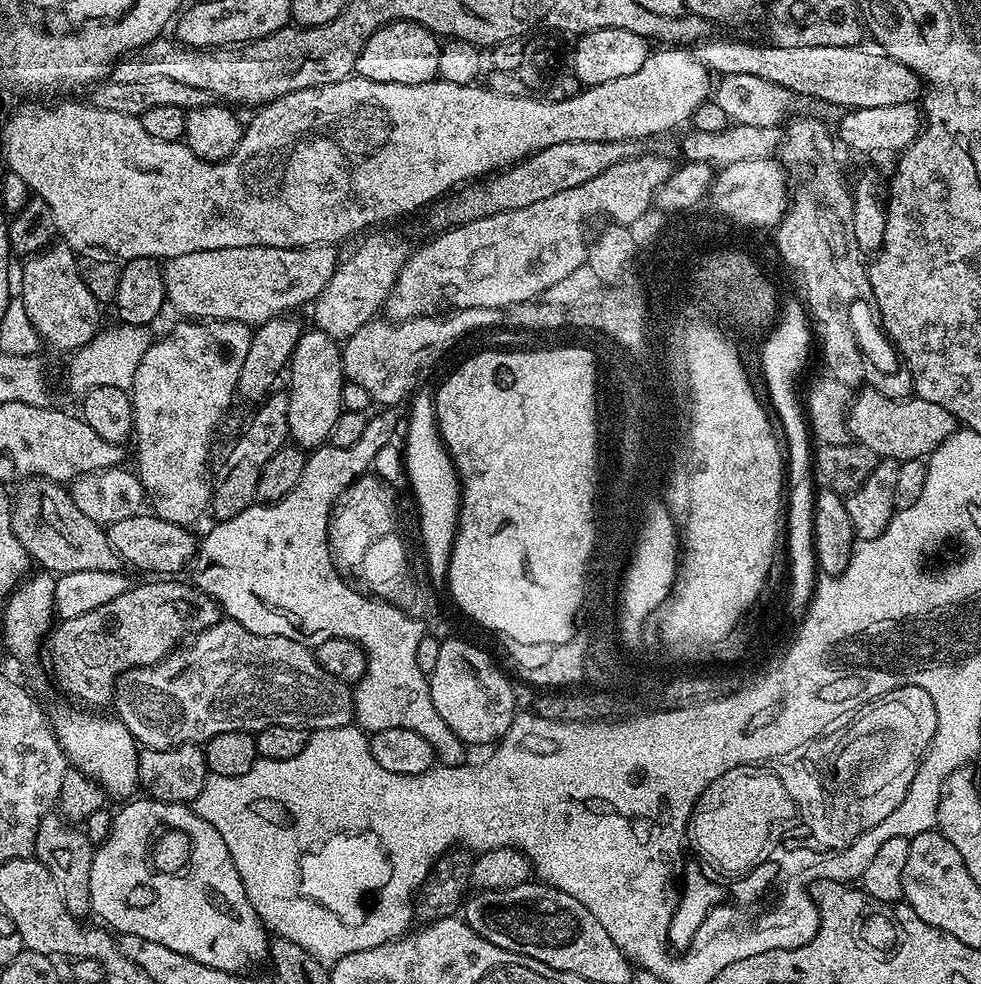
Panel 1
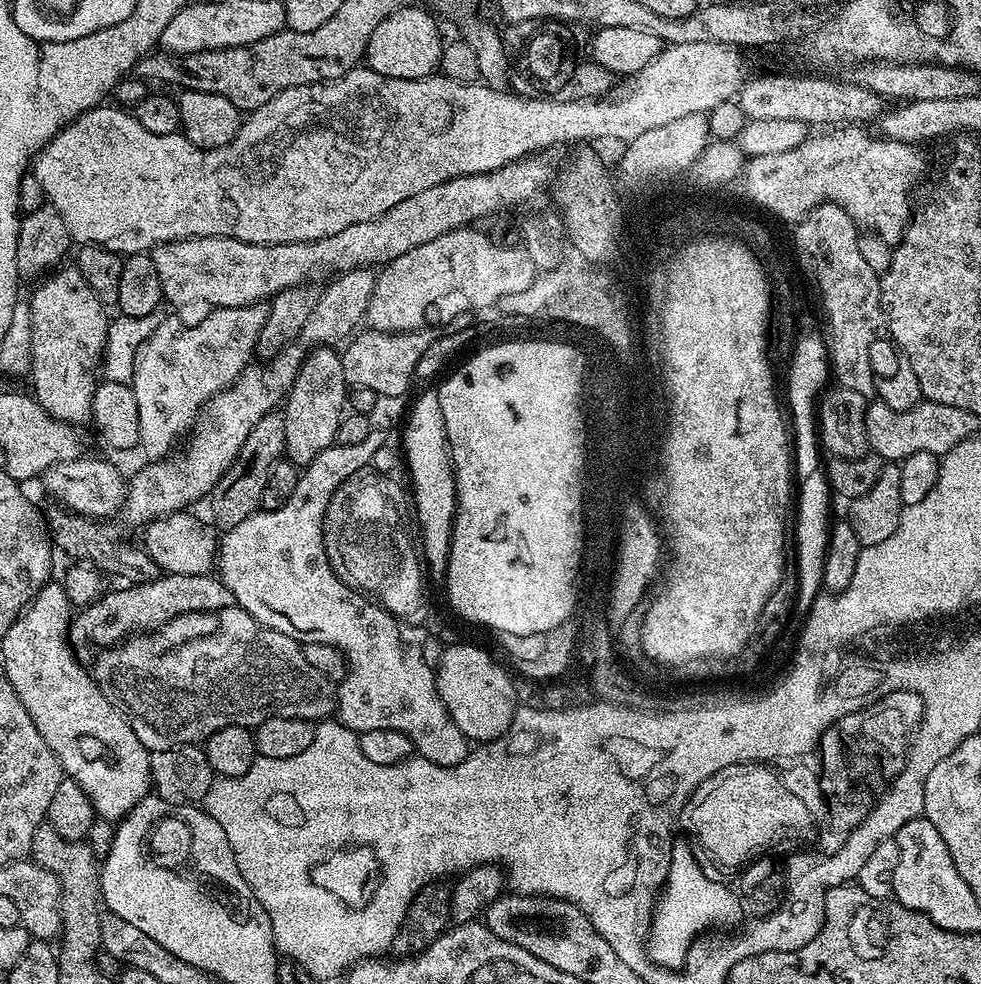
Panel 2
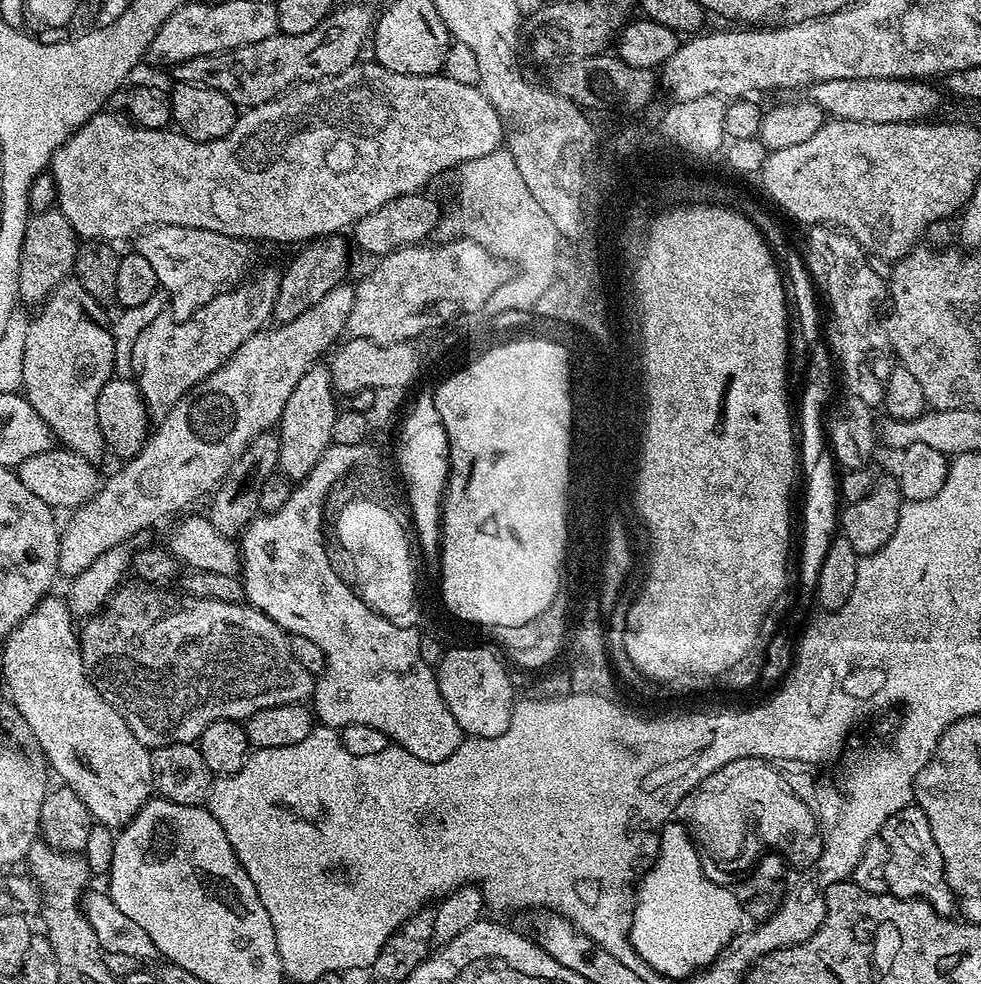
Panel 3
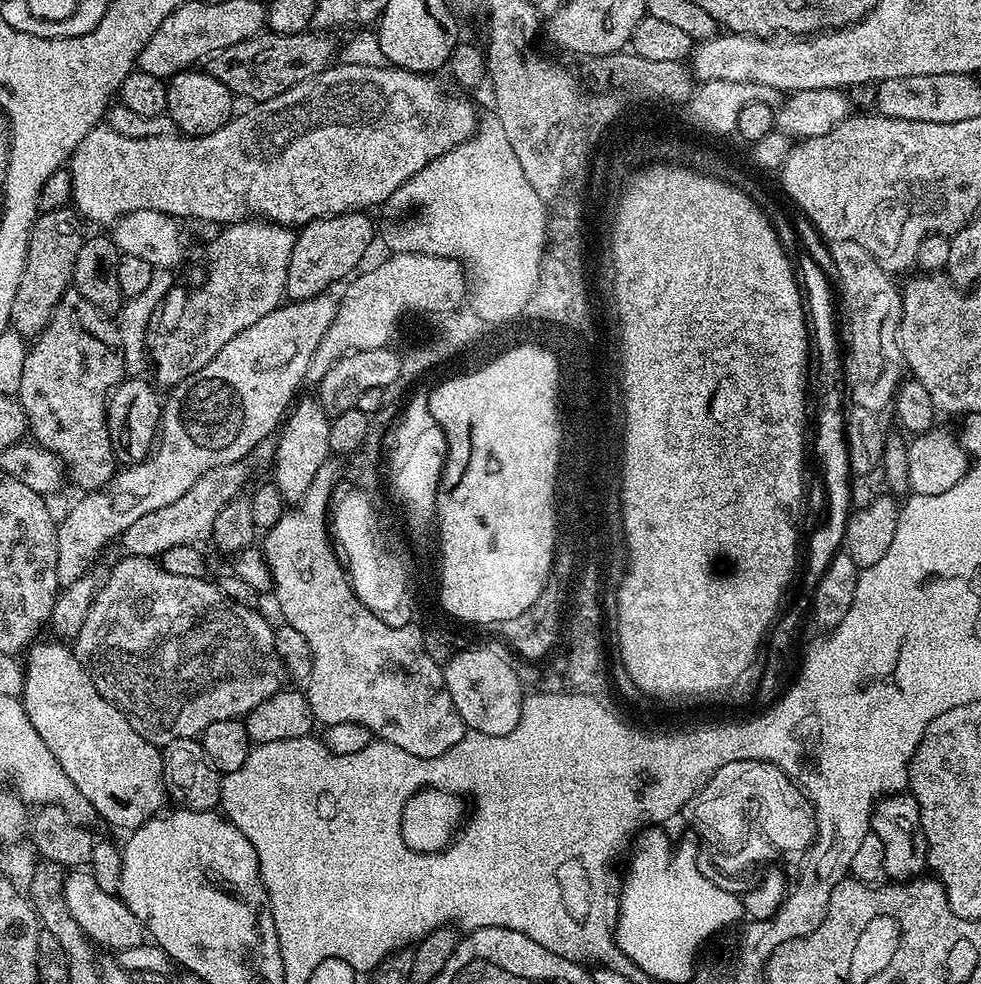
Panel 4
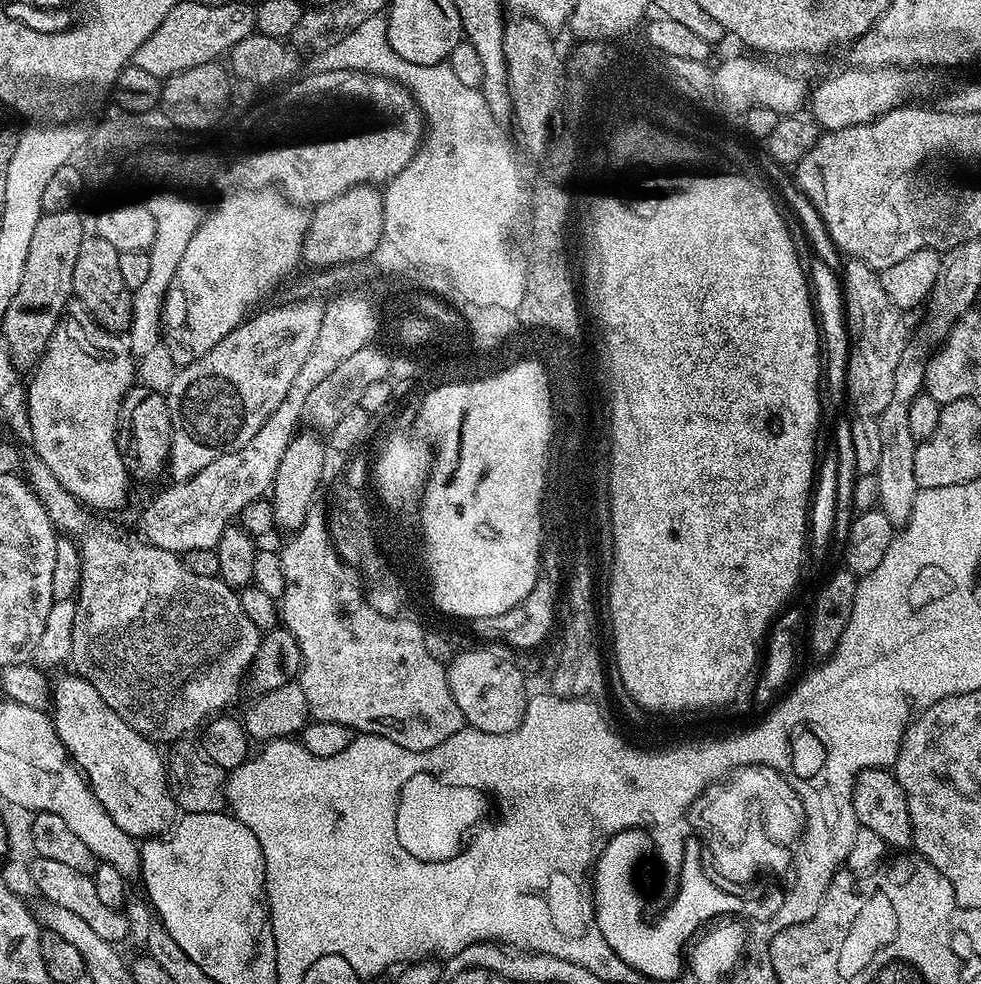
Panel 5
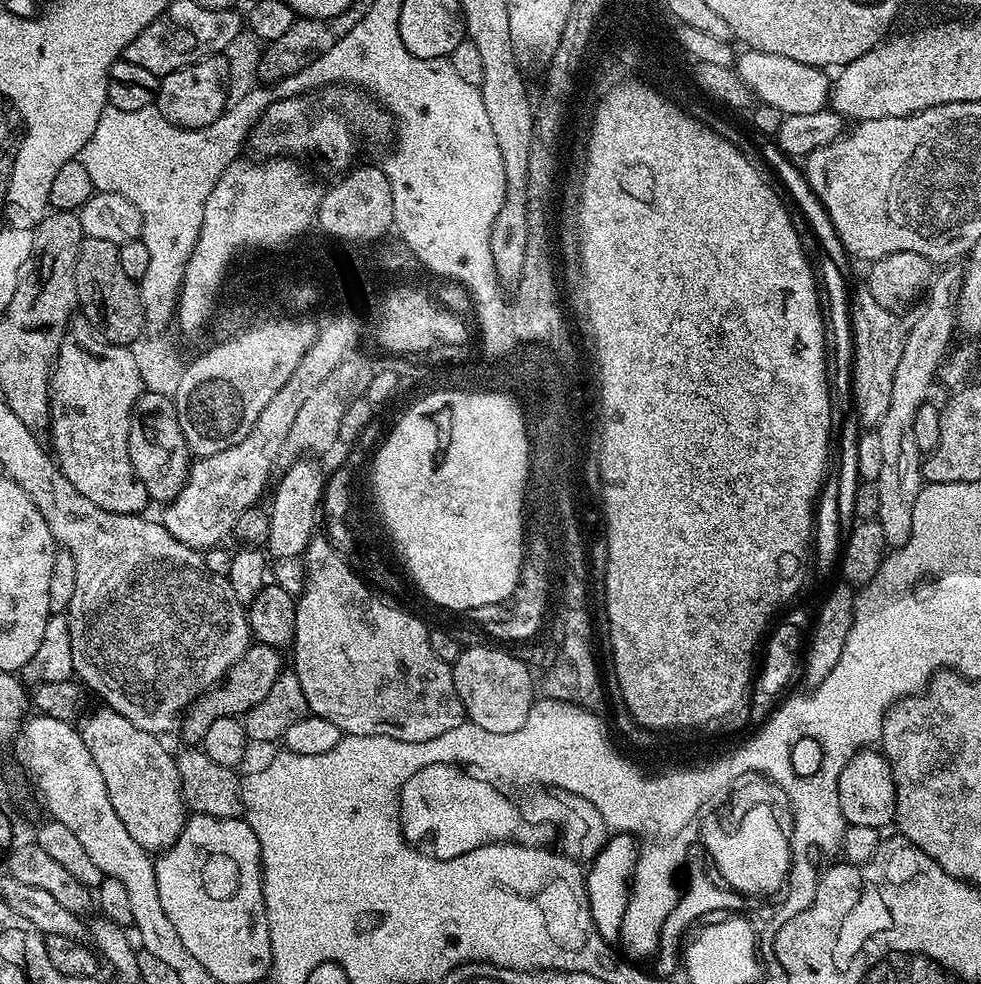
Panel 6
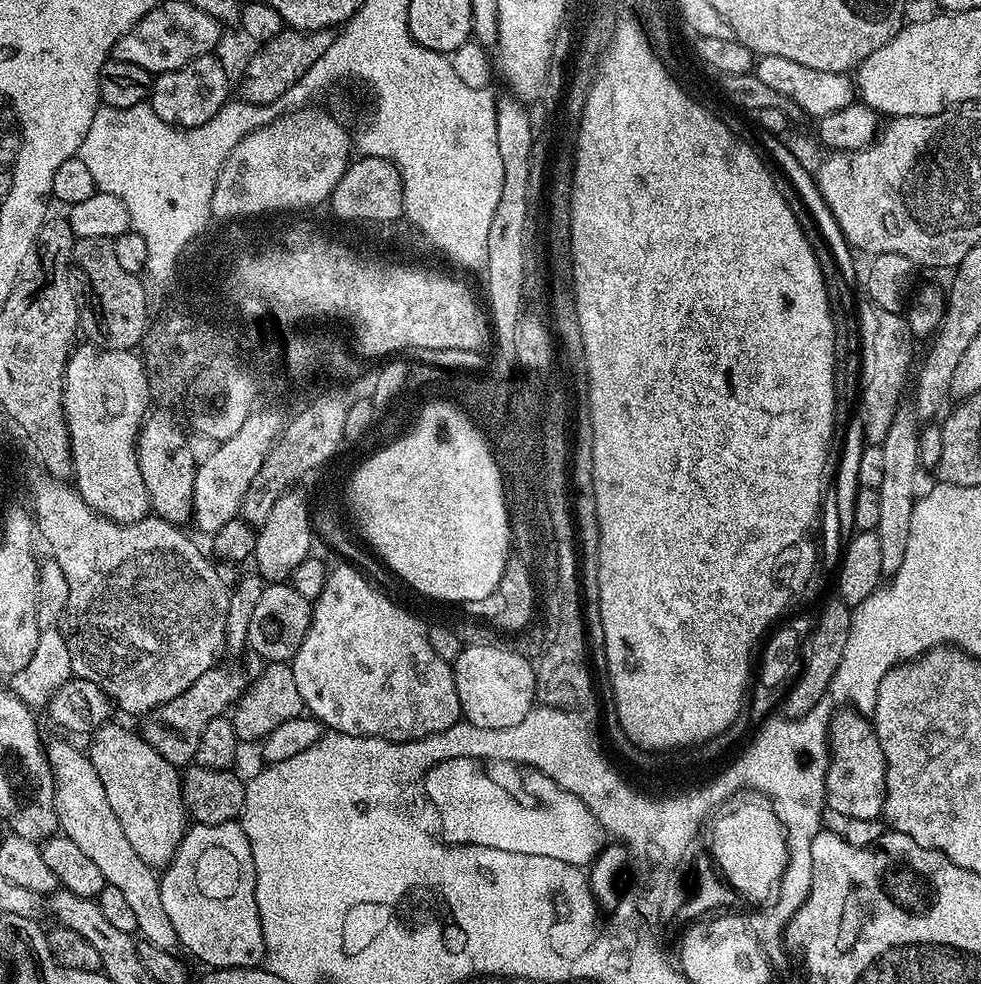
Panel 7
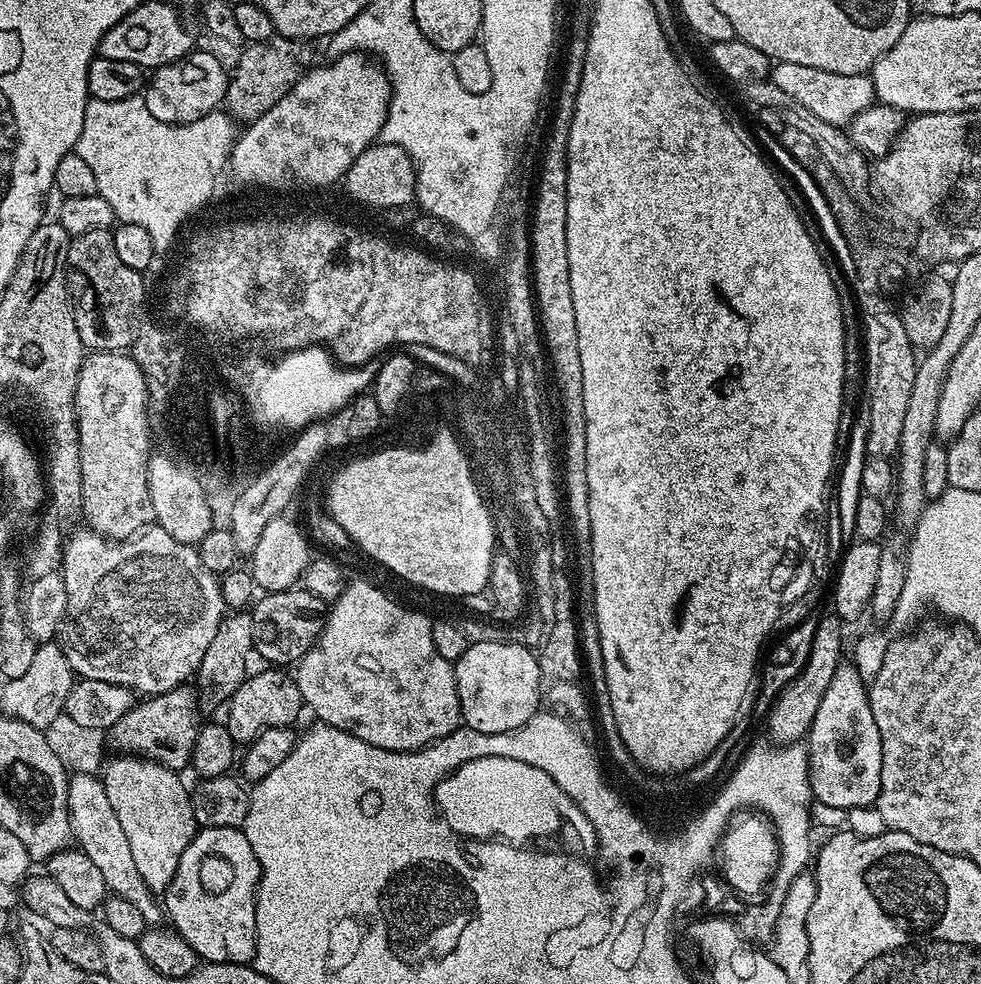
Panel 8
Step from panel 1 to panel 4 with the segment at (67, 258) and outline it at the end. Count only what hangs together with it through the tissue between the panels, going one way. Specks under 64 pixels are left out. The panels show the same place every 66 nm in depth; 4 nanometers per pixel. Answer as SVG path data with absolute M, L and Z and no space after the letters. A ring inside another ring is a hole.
M75 290L65 292L64 297L58 302L58 306L54 310L54 314L50 318L48 325L40 331L39 336L31 341L28 353L26 354L26 362L22 362L22 386L18 393L18 399L20 409L24 412L24 416L28 420L30 436L33 436L31 439L40 447L45 448L45 450L53 452L61 460L71 482L73 480L80 487L80 490L95 490L101 488L102 485L109 484L118 471L118 461L112 449L110 434L108 433L108 398L112 389L121 380L125 379L126 373L124 371L124 353L119 345L120 333L113 325L111 328L104 320L107 319L101 313L97 312L94 305L86 302L86 298L82 298L80 292Z

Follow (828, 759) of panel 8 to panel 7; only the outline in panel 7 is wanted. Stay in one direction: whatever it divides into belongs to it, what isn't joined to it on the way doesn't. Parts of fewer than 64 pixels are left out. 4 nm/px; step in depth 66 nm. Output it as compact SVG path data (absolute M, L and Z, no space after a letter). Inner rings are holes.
M851 714L845 720L837 719L830 736L830 759L826 786L827 807L843 818L877 819L884 811L886 790L886 762L875 727L867 715Z

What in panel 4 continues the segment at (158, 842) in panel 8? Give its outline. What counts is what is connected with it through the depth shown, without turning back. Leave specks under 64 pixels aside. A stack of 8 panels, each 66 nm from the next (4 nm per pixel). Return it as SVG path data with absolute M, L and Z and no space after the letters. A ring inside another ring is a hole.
M44 640L41 644L33 643L27 649L28 661L25 659L22 664L24 710L42 741L49 747L50 753L61 764L67 778L70 778L86 801L93 806L97 817L116 828L140 828L166 804L164 757L161 749L146 742L146 738L142 738L142 734L138 734L138 730L134 730L134 726L126 722L123 714L106 698L102 698L102 694L98 694L90 674L86 674L86 670L78 662L75 651L67 643L52 640Z

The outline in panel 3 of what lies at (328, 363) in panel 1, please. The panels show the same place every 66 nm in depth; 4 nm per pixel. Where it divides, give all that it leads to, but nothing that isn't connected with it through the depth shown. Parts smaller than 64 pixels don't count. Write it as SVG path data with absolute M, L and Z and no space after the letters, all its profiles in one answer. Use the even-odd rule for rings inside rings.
M317 362L306 374L302 374L298 386L294 386L294 394L286 401L286 410L282 410L278 425L278 468L283 475L293 482L299 482L314 470L318 458L332 444L334 434L334 418L338 411L337 393L332 386L332 374L328 364Z

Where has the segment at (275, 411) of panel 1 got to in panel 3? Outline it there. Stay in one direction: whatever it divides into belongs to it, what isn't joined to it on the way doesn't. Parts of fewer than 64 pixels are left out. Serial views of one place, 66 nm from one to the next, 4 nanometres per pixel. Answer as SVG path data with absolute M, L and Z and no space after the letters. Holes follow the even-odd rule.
M271 431L262 432L248 444L243 452L232 464L227 473L211 495L209 510L206 510L211 525L218 534L228 539L237 539L243 535L249 524L255 520L259 513L258 497L261 494L262 482L275 473L278 462L278 446L280 439Z

